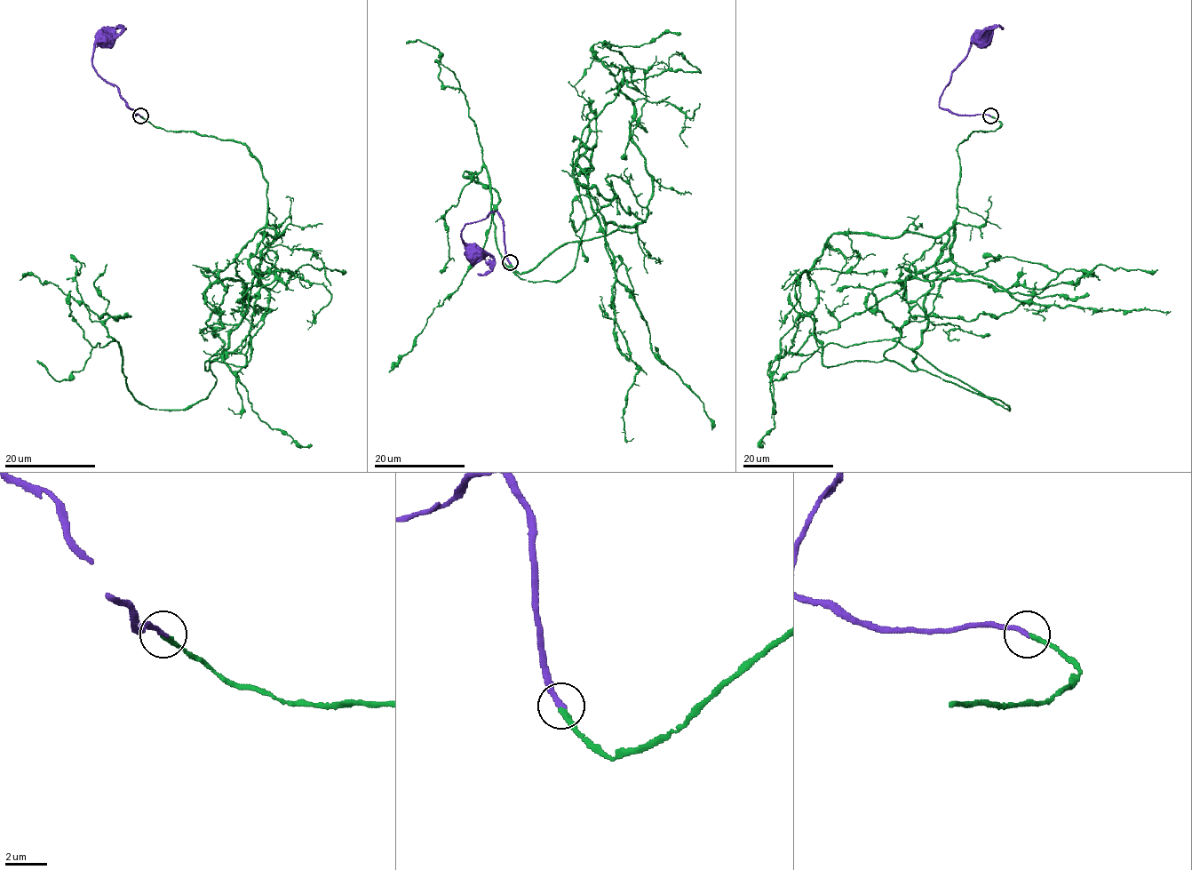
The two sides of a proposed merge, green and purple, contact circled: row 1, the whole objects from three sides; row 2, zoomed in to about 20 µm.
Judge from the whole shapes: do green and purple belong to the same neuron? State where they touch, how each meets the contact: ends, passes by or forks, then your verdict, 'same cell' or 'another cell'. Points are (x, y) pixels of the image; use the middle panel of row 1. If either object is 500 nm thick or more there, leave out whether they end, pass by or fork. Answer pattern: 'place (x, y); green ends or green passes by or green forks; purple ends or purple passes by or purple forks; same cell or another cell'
place (510, 262); green ends; purple ends; same cell

